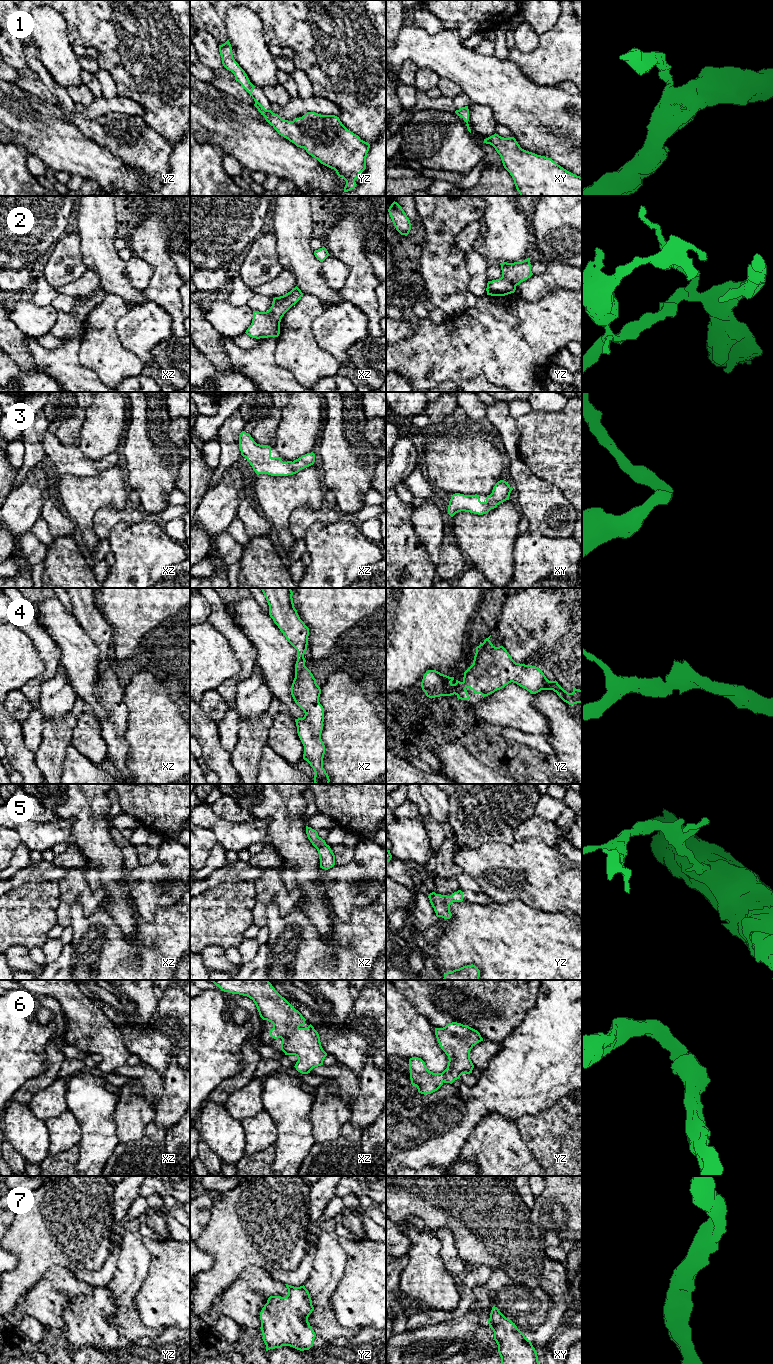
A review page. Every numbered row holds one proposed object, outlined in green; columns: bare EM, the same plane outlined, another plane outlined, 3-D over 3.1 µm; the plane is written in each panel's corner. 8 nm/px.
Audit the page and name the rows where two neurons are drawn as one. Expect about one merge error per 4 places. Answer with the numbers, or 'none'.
2

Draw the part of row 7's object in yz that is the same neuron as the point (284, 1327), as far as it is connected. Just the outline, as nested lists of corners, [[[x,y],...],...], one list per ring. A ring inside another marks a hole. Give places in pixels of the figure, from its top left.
[[[285,1285],[288,1295],[270,1296],[260,1312],[260,1329],[266,1351],[282,1346],[300,1351],[309,1350],[316,1337],[308,1322],[314,1310],[310,1294],[304,1285]]]

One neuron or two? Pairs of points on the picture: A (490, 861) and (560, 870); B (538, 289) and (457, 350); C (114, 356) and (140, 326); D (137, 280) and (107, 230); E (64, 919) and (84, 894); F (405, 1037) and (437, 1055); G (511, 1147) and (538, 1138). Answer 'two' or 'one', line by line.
A: one
B: two
C: two
D: two
E: one
F: one
G: two

